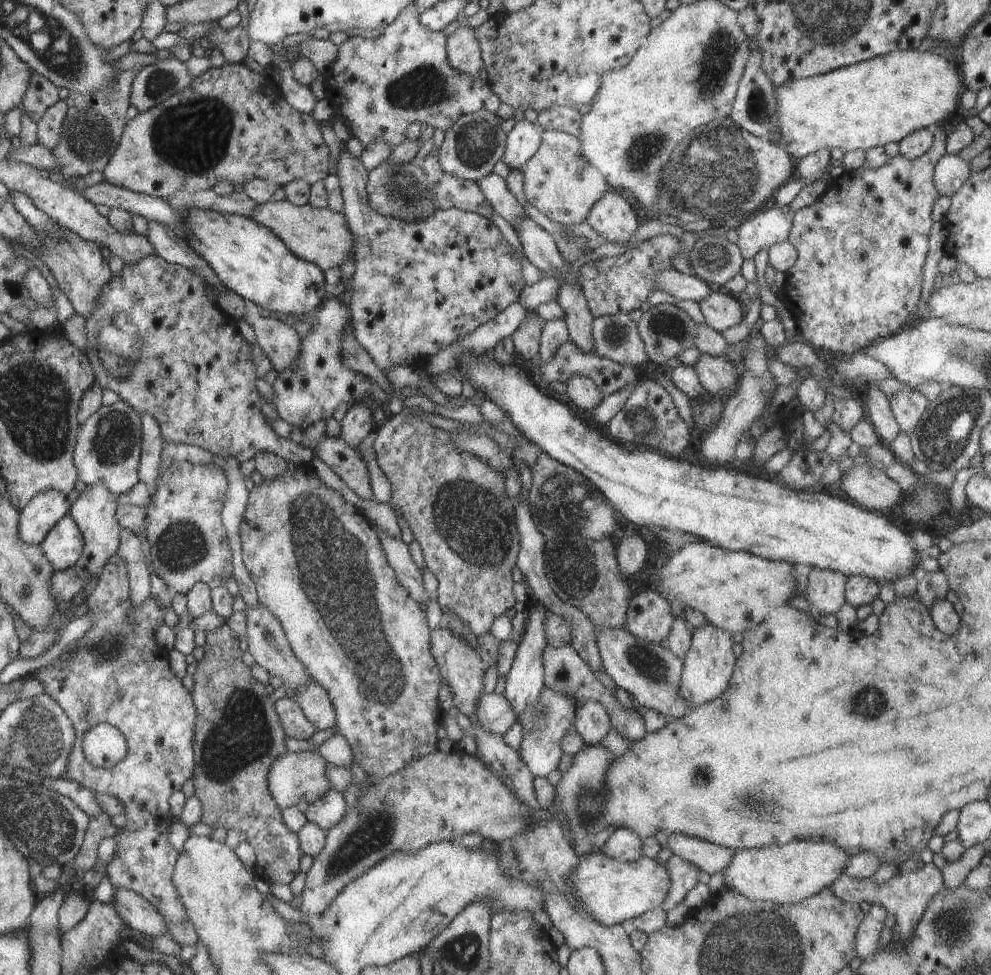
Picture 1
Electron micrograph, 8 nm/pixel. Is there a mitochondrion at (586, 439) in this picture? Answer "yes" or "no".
no

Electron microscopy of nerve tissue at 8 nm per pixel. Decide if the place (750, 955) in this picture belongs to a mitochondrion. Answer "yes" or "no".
yes

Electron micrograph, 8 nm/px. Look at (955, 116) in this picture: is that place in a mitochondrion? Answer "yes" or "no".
no

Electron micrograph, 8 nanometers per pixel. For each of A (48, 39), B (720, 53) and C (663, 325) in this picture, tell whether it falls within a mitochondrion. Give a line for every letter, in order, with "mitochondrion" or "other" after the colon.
A: mitochondrion
B: mitochondrion
C: mitochondrion

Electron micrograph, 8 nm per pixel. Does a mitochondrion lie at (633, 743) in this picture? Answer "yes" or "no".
no

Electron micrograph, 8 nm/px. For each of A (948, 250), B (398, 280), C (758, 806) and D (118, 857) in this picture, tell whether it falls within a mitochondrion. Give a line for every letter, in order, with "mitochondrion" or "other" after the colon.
A: other
B: mitochondrion
C: mitochondrion
D: other

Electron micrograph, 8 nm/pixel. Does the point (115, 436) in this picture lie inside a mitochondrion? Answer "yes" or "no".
yes

